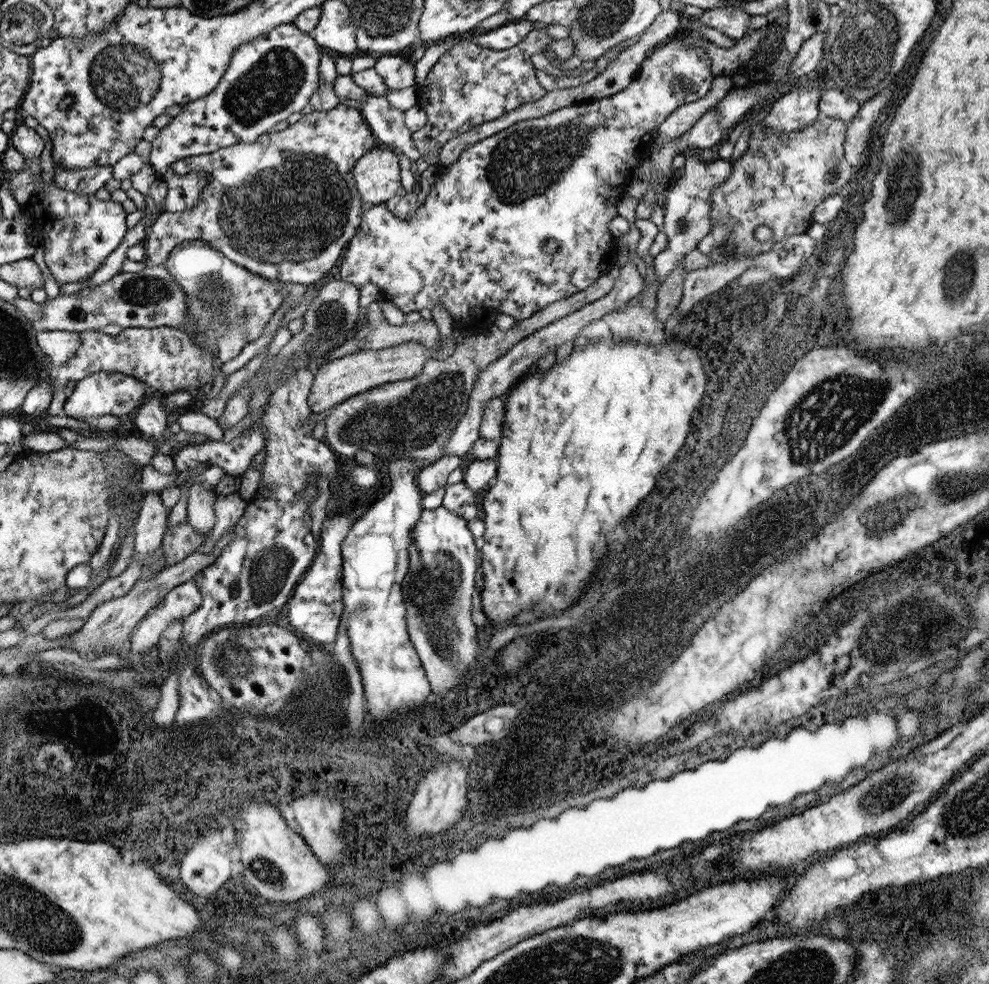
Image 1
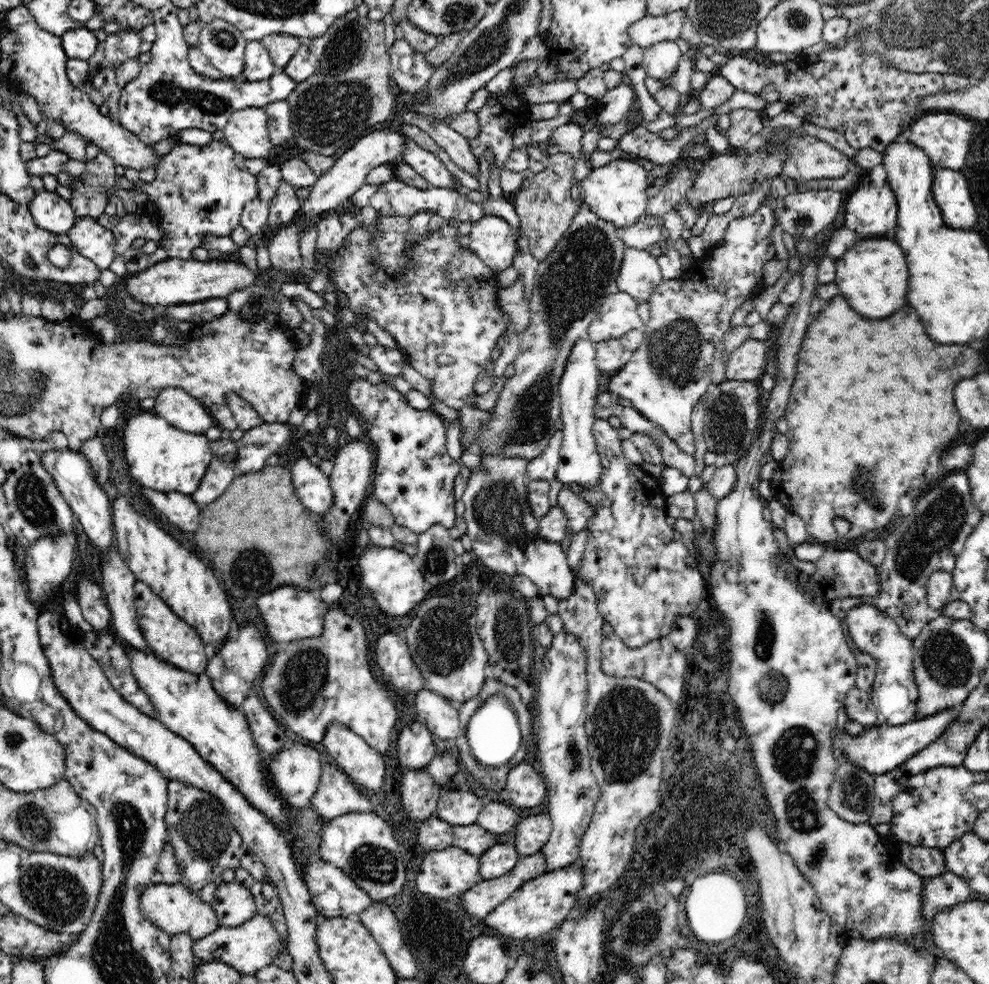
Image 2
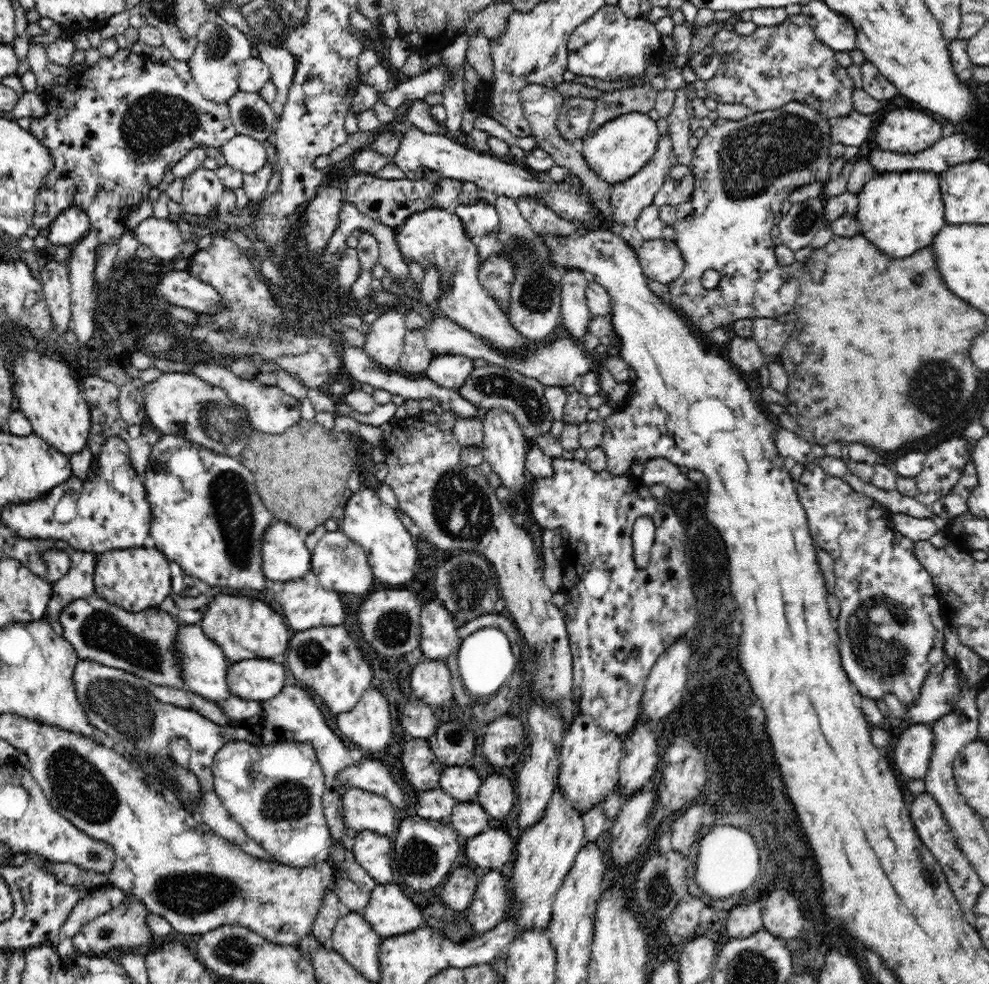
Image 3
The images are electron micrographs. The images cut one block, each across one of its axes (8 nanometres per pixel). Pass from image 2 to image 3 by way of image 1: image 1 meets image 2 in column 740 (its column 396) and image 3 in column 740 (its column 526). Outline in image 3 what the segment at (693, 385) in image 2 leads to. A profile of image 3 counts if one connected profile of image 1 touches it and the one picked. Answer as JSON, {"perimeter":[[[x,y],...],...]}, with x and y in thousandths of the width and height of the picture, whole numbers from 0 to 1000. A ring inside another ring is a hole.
{"perimeter":[[[799,104],[791,110],[766,114],[754,118],[752,122],[736,122],[726,120],[720,130],[716,130],[714,138],[708,140],[706,150],[702,152],[698,173],[702,177],[702,193],[696,205],[686,207],[684,226],[679,228],[684,240],[681,246],[690,254],[692,260],[692,276],[688,283],[675,289],[677,293],[677,311],[686,317],[690,315],[700,329],[714,341],[716,337],[742,329],[752,323],[787,323],[797,319],[801,323],[801,315],[807,305],[809,285],[801,283],[801,270],[791,270],[785,260],[785,250],[781,248],[781,232],[783,220],[789,215],[789,207],[797,203],[797,199],[815,187],[837,183],[839,167],[839,148],[841,142],[841,124],[833,122],[821,108],[811,104]],[[714,274],[728,276],[728,289],[720,295],[708,289],[710,278]]]}

